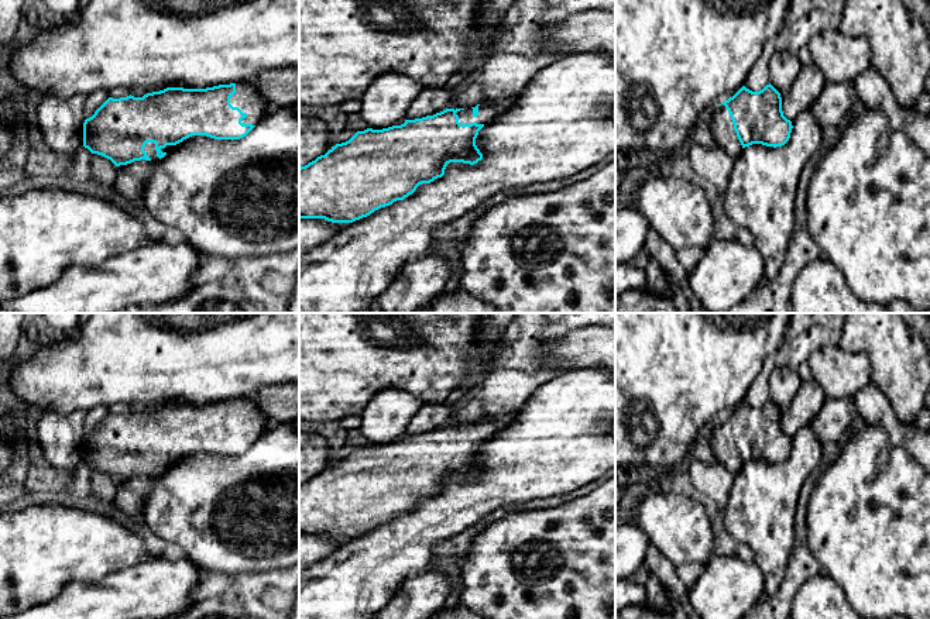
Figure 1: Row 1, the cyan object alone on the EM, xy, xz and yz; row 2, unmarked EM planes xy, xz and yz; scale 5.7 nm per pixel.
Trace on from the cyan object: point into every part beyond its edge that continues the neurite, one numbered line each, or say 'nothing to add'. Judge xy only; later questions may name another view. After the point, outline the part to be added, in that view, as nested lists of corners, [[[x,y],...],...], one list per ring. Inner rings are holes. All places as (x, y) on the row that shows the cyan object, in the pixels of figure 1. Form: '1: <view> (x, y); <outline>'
1: xy (247, 99); [[[236,83],[236,93],[230,97],[230,104],[247,114],[243,124],[257,125],[268,113],[270,102],[264,99],[253,83]]]

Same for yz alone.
1: yz (721, 126); [[[724,104],[711,110],[708,124],[717,145],[728,152],[732,158],[737,158],[742,151],[742,145],[734,130],[731,116]]]

